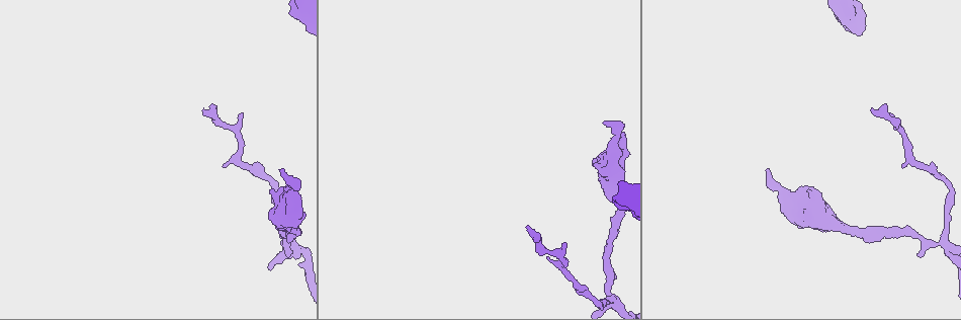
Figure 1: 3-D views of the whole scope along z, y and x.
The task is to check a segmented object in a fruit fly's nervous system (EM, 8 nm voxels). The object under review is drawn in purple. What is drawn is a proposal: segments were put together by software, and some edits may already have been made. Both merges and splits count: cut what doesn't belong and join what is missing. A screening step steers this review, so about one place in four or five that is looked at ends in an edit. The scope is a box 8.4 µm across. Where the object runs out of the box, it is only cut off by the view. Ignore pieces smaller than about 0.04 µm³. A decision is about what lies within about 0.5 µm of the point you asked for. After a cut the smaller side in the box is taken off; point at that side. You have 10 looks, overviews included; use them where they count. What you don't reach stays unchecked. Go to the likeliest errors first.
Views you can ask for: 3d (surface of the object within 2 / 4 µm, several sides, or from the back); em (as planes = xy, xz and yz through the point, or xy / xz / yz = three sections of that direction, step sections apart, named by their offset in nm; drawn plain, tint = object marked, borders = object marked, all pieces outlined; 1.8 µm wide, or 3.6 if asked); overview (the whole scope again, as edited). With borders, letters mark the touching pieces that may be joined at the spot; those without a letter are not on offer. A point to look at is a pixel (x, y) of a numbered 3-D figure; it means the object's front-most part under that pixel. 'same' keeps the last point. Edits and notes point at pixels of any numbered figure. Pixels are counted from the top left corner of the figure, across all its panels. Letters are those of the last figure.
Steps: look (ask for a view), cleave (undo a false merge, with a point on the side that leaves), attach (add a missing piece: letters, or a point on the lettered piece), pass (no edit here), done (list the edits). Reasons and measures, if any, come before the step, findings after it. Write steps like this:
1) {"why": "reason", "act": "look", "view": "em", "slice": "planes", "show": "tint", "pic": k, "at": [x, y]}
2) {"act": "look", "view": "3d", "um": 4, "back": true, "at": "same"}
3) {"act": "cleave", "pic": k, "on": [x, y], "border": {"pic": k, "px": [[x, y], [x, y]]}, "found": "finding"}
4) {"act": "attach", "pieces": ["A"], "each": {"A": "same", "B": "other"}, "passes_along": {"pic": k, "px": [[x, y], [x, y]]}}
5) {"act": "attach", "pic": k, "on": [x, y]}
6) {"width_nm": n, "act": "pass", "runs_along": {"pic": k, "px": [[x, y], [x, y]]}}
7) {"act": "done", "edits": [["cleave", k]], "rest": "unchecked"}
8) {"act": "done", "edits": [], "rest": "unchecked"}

{"why": "an open end", "act": "look", "view": "em", "slice": "planes", "show": "borders", "pic": 1, "at": [279, 169]}

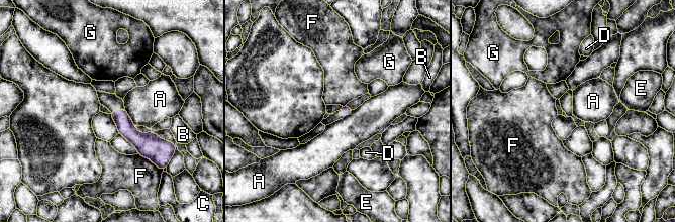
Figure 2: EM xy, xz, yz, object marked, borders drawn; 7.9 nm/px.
{"act": "pass", "each": {"A": "other", "B": "other", "C": "other", "D": "other", "E": "other", "F": "other", "G": "other"}, "found": "no lettered piece goes on from it"}

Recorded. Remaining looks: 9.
{"why": "abrupt turn", "act": "look", "view": "em", "slice": "xz", "step": 8, "show": "tint", "pic": 1, "at": [561, 267]}

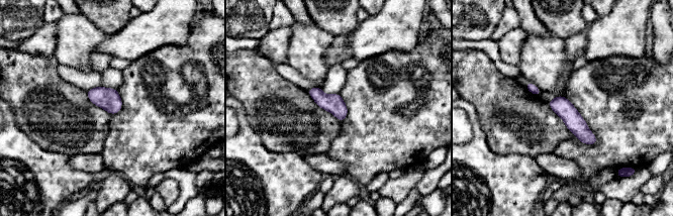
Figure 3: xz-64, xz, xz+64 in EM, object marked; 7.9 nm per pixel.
{"why": "see the neighbours", "act": "look", "view": "em", "slice": "xz", "step": 8, "show": "borders", "at": "same"}

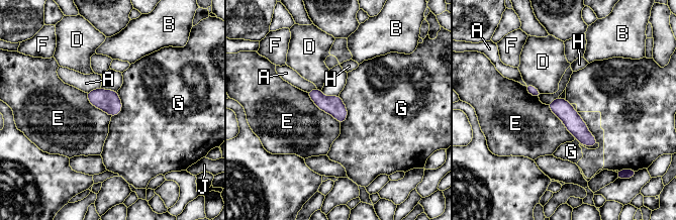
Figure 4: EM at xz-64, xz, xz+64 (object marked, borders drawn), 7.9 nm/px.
{"longest_contact_nm": ["E", 380], "act": "pass", "each": {"A": "other", "B": "other", "D": "other", "E": "other", "F": "other", "G": "other", "H": "other", "J": "other"}, "runs_along": {"pic": 4, "px": [[551, 105], [556, 106], [594, 142]]}, "found": "one neuron here"}

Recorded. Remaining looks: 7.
{"why": "thin end", "act": "look", "view": "3d", "um": 2, "pic": 1, "at": [202, 109]}

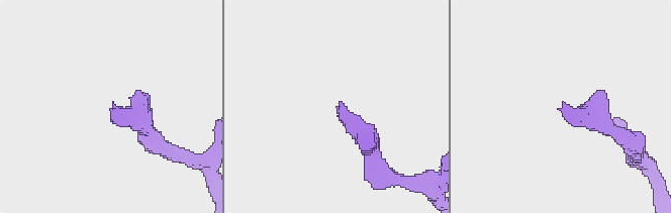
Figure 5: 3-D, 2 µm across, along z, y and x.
{"act": "look", "view": "em", "slice": "yz", "step": 8, "show": "borders", "pic": 5, "at": [562, 108]}

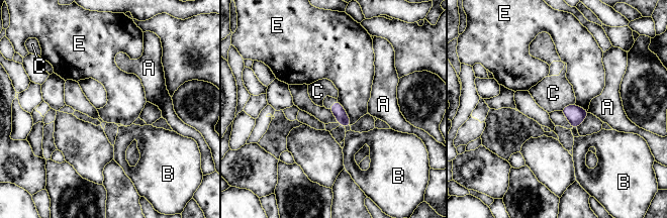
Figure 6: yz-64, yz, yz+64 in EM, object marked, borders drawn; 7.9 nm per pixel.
{"width_nm": 100, "act": "pass", "each": {"A": "other", "B": "other", "C": "other", "E": "other"}, "border": {"pic": 6, "px": [[338, 100], [352, 124]]}, "found": "no lettered piece goes on from it"}

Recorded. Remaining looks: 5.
{"why": "four-way junction", "act": "look", "view": "em", "slice": "planes", "show": "borders", "pic": 1, "at": [941, 244]}

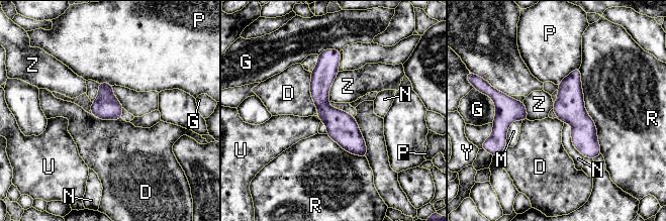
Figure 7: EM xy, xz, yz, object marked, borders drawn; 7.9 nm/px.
{"longest_contact_nm": ["R", 700], "act": "pass", "each": {"D": "other", "G": "other", "M": "other", "N": "other", "P": "other", "R": "other", "U": "other", "Y": "other", "Z": "other"}, "runs_along": {"pic": 7, "px": [[328, 52], [322, 106], [364, 153]]}, "found": "one neuron here"}

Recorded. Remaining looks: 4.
{"act": "done", "edits": [], "rest": "unchecked"}

